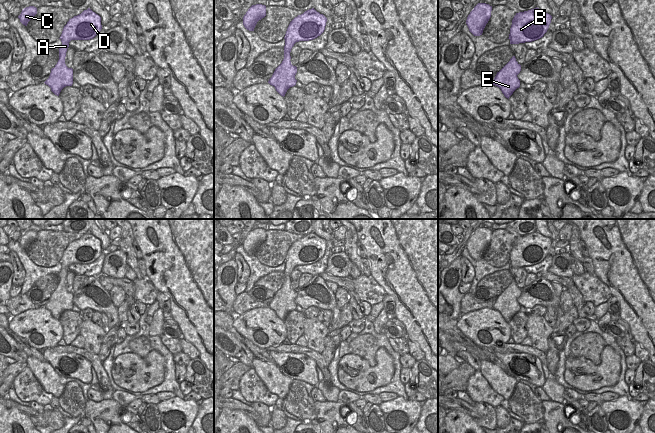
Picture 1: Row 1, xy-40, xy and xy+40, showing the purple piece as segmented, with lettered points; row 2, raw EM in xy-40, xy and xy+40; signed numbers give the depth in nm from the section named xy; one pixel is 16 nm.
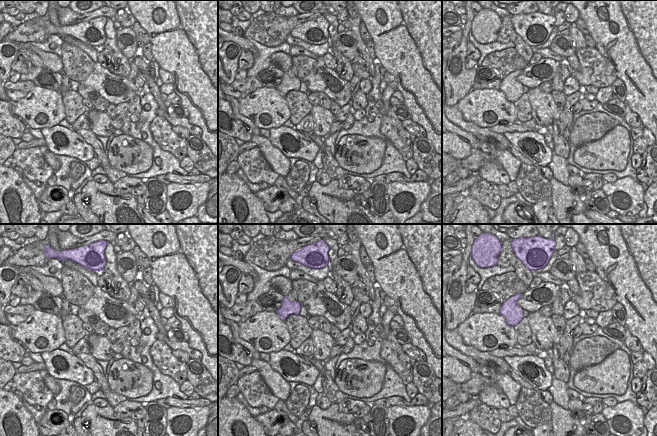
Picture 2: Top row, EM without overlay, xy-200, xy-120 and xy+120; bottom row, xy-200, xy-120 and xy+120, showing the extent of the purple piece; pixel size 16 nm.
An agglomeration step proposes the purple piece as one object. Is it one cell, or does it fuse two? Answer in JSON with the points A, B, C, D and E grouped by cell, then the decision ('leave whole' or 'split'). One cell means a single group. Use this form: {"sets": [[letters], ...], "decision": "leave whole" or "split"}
{"sets": [["A", "B", "C", "D", "E"]], "decision": "leave whole"}

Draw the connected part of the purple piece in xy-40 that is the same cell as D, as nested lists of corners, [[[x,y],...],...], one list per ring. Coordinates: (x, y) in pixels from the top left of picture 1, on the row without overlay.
[[[90,232],[81,238],[69,243],[64,250],[60,264],[59,284],[51,293],[49,302],[44,306],[51,312],[51,315],[59,320],[61,314],[73,308],[73,293],[65,288],[66,276],[71,264],[90,264],[100,257],[102,253],[101,241]]]

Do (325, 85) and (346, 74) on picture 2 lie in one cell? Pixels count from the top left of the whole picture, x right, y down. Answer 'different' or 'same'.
different

